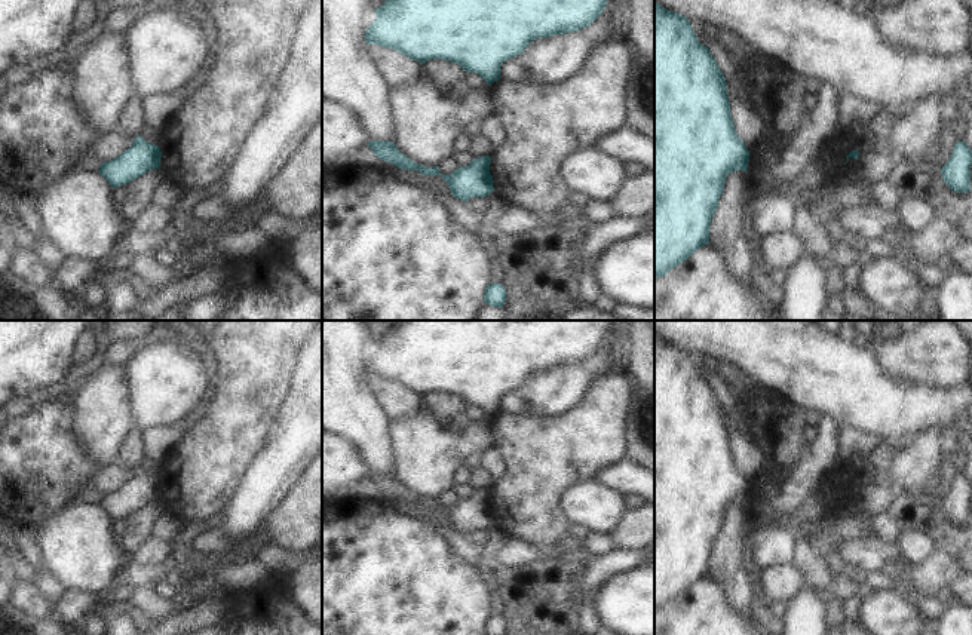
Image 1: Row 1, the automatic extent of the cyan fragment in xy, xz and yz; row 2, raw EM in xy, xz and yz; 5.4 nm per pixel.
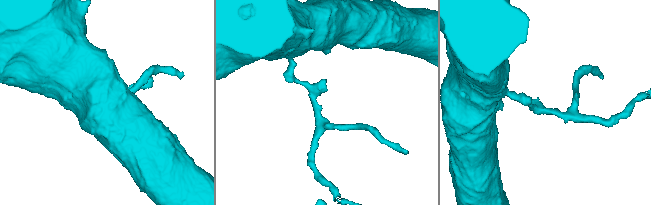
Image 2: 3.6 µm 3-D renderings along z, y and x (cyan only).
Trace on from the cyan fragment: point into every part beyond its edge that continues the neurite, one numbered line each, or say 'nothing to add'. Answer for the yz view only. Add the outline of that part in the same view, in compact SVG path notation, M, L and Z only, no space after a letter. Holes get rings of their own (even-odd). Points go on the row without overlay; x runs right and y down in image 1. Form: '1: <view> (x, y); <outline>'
nothing to add

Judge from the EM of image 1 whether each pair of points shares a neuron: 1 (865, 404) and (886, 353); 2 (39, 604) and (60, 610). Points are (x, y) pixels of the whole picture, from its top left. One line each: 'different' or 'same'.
1: different
2: different

